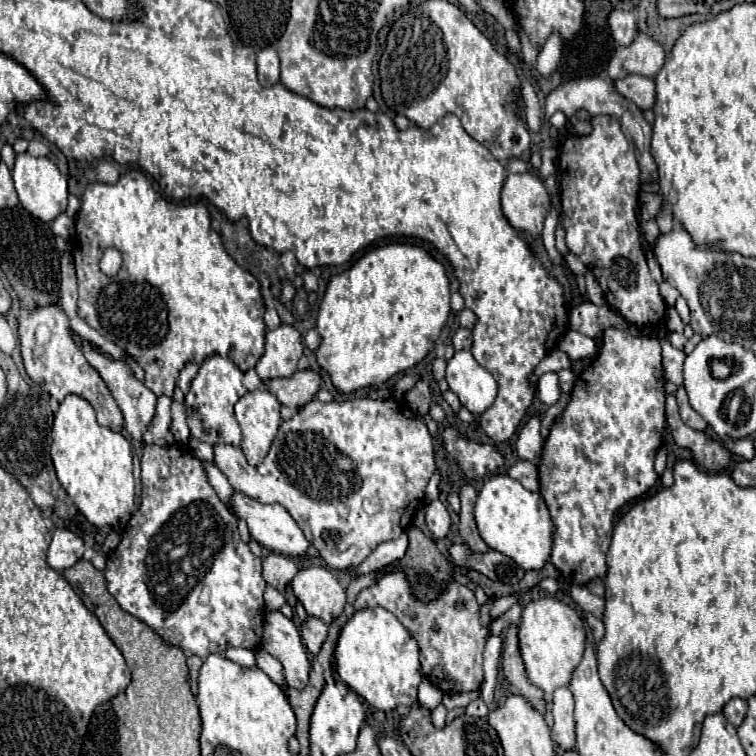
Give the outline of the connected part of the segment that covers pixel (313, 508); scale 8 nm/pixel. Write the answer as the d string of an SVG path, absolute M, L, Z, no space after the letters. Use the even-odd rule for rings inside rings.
M318 399L310 401L308 405L304 405L290 421L282 421L280 429L278 429L278 435L270 447L270 453L266 455L266 459L258 465L258 467L252 467L246 459L244 459L244 453L242 449L238 447L232 447L232 445L216 445L214 447L214 453L216 453L216 465L218 469L228 477L230 485L236 489L236 491L242 491L244 495L260 501L260 503L278 503L282 505L290 515L292 519L300 525L300 529L304 531L306 539L318 549L320 557L326 561L328 567L336 569L336 571L344 571L348 567L356 567L360 565L380 543L384 541L392 541L392 539L398 539L398 535L402 535L402 531L408 527L408 523L412 521L416 509L422 505L424 501L424 493L426 493L426 485L436 469L436 463L434 463L434 447L432 447L432 437L424 425L424 421L420 419L418 413L414 413L406 403L402 401L396 401L396 399L386 399L386 401L376 401L376 399L348 399L348 401L332 401L332 403L322 403Z

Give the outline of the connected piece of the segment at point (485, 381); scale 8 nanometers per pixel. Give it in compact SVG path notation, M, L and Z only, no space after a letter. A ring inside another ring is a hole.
M462 349L454 353L446 367L446 381L450 391L458 395L460 403L476 415L484 413L496 399L496 379L476 363L470 351Z

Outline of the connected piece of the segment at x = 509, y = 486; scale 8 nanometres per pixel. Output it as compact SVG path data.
M494 475L484 483L484 487L478 493L474 517L482 539L492 549L514 559L526 571L538 571L550 559L554 535L554 521L550 519L550 511L540 493L524 489L522 483L512 479L510 475Z

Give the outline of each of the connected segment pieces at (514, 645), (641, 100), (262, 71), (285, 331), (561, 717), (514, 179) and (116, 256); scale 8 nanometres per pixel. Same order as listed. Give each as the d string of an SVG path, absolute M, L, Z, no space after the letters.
M510 625L506 635L504 635L502 669L504 669L504 675L510 681L512 689L522 693L542 715L546 715L548 713L548 703L544 701L542 689L534 687L534 683L530 683L526 679L526 667L522 663L520 651L518 651L518 627L516 625Z
M628 75L614 83L618 93L636 103L642 111L654 107L654 79L642 75Z
M264 47L258 53L258 81L270 87L280 81L280 59L274 47Z
M280 325L266 333L266 353L256 365L256 373L268 381L276 377L292 377L298 371L298 359L302 357L302 337L294 327Z
M558 687L552 697L552 739L560 749L574 749L574 699L568 687Z
M510 173L506 177L504 189L502 189L502 211L504 211L504 217L508 219L508 223L516 231L524 231L532 237L540 237L544 219L550 213L550 197L548 197L544 183L536 175L530 175L530 173L524 173L524 175Z
M106 249L106 251L104 251L104 257L102 257L102 261L100 261L100 269L102 269L108 277L112 277L112 275L118 273L120 265L122 265L122 255L120 255L116 249Z

